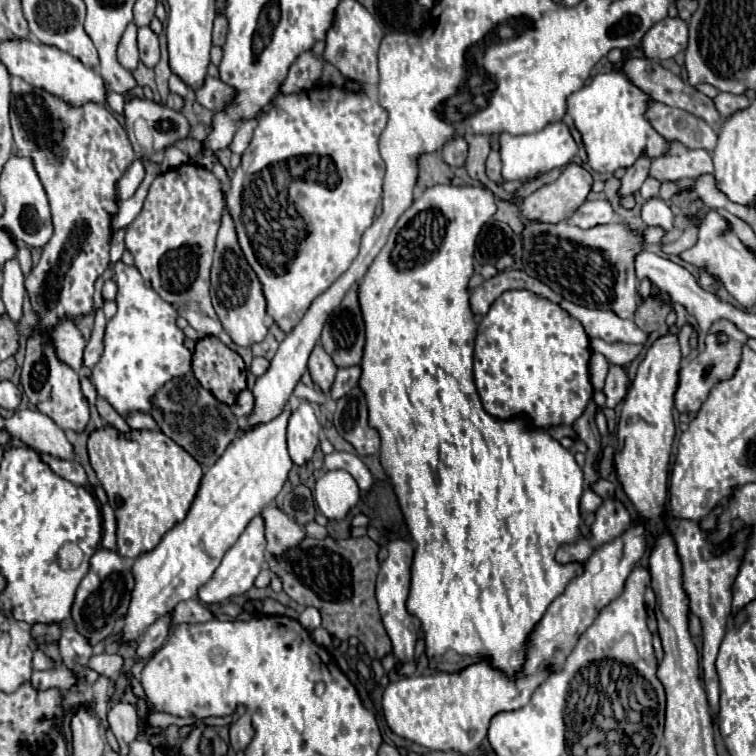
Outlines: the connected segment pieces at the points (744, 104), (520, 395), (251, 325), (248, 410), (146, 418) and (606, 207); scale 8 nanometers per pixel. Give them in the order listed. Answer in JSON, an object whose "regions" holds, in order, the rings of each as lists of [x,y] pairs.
{"regions":[[[[719,93],[715,97],[715,107],[719,109],[723,119],[731,117],[735,111],[747,109],[749,105],[751,105],[751,101],[747,97],[743,97],[743,95],[723,95],[723,93]]],[[[525,289],[505,291],[493,301],[487,315],[483,315],[475,339],[475,385],[483,407],[495,419],[529,419],[533,429],[547,431],[557,425],[573,425],[589,401],[593,399],[593,385],[589,377],[591,347],[589,337],[579,321],[575,321],[561,305],[543,299]]],[[[225,205],[221,227],[217,233],[217,245],[215,245],[215,257],[213,257],[213,269],[211,269],[211,299],[213,307],[223,323],[223,329],[229,333],[229,337],[237,345],[253,345],[265,339],[267,327],[265,327],[265,309],[267,301],[263,295],[263,285],[257,277],[257,273],[249,267],[239,241],[233,217],[229,215],[229,209]]],[[[245,389],[245,391],[241,391],[239,395],[237,395],[237,403],[231,407],[233,411],[235,411],[235,415],[239,417],[239,419],[249,419],[251,417],[251,413],[253,413],[253,409],[255,409],[255,397],[253,397],[253,393],[249,391],[249,389]]],[[[133,413],[129,415],[127,423],[131,429],[137,429],[137,431],[155,431],[157,429],[157,421],[147,413]]],[[[585,201],[579,211],[569,219],[571,225],[581,229],[591,229],[597,225],[607,225],[613,221],[613,209],[607,201]]]]}

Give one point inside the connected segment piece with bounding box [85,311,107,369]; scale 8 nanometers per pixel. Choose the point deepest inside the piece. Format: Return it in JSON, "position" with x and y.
{"position":[94,350]}

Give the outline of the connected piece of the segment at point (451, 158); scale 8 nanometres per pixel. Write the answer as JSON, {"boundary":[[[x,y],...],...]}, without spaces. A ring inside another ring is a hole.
{"boundary":[[[455,137],[443,145],[443,159],[451,167],[463,167],[467,159],[467,141],[463,137]]]}

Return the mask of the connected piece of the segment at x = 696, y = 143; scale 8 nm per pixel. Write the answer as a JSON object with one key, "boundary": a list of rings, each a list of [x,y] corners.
{"boundary":[[[657,101],[651,103],[647,119],[651,119],[655,131],[659,131],[667,141],[679,141],[687,149],[713,151],[719,139],[715,129],[709,127],[703,119]]]}

